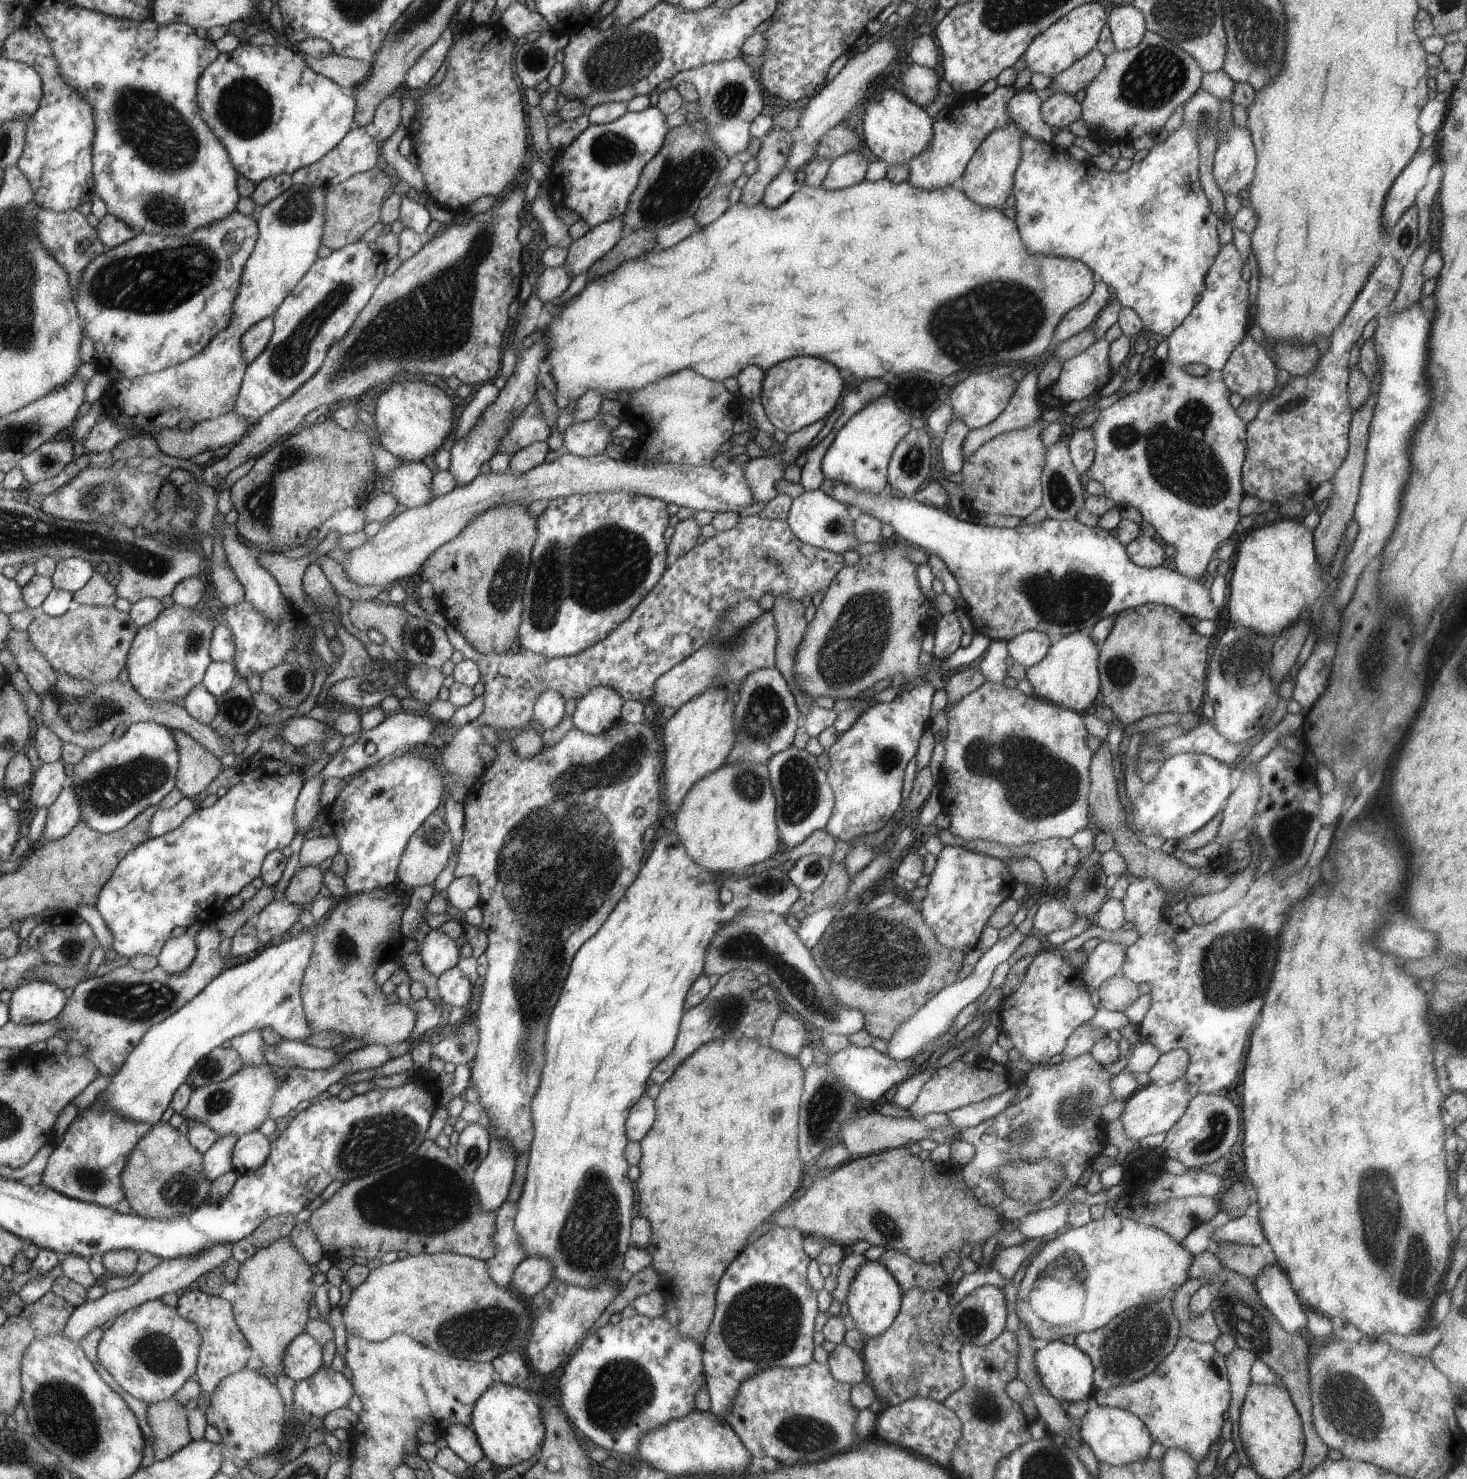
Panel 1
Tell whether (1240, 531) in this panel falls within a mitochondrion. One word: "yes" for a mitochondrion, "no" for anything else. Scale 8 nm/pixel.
no

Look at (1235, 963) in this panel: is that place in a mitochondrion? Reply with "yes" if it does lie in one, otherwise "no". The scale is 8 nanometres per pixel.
yes

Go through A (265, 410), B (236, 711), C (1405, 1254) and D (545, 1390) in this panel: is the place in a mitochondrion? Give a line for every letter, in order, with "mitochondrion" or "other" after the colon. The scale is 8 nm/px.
A: other
B: mitochondrion
C: mitochondrion
D: other

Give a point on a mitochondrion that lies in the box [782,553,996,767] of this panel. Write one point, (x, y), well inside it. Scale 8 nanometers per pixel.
(854, 645)

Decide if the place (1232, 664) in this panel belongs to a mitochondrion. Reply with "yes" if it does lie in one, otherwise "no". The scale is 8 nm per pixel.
yes

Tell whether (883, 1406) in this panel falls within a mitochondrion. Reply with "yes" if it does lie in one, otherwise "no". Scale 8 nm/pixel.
no

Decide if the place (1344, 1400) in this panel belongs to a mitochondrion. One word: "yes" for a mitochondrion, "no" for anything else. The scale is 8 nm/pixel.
yes

